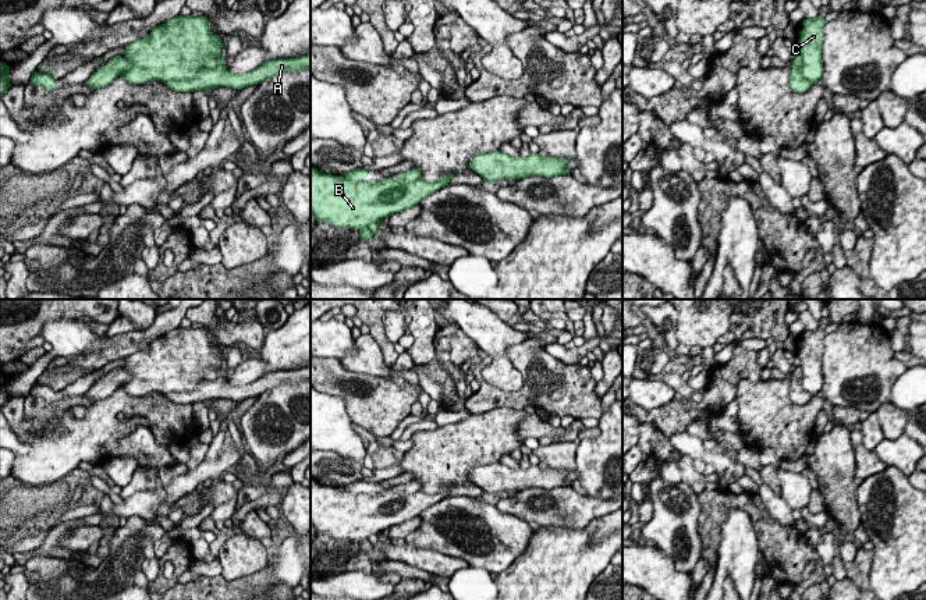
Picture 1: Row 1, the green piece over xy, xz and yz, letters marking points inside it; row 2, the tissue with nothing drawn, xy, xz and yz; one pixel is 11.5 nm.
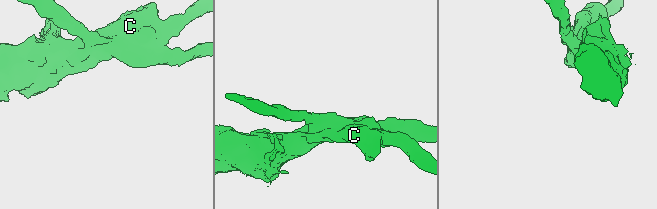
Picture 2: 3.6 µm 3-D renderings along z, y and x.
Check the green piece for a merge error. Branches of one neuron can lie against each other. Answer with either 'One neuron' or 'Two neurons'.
Two neurons

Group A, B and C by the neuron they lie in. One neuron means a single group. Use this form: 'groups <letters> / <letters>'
groups A / B C

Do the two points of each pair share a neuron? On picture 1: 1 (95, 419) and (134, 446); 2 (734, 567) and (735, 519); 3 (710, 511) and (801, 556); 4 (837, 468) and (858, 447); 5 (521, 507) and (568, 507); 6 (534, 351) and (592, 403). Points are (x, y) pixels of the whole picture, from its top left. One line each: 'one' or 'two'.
1: two
2: one
3: one
4: two
5: one
6: one

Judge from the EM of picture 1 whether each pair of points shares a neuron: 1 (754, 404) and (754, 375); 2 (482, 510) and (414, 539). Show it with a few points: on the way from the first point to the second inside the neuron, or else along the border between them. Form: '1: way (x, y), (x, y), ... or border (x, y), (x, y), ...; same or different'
1: border (760, 379), (741, 379), (734, 398); different
2: way (464, 507), (439, 511), (432, 515), (432, 522); same

